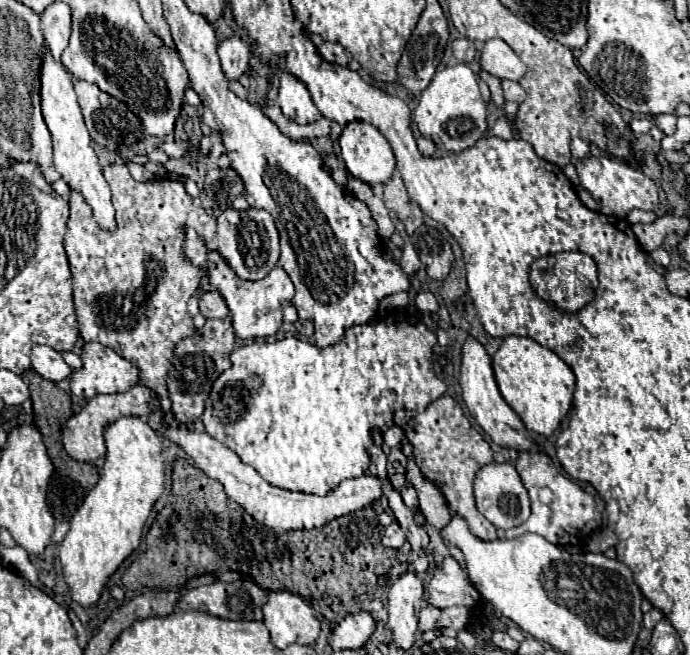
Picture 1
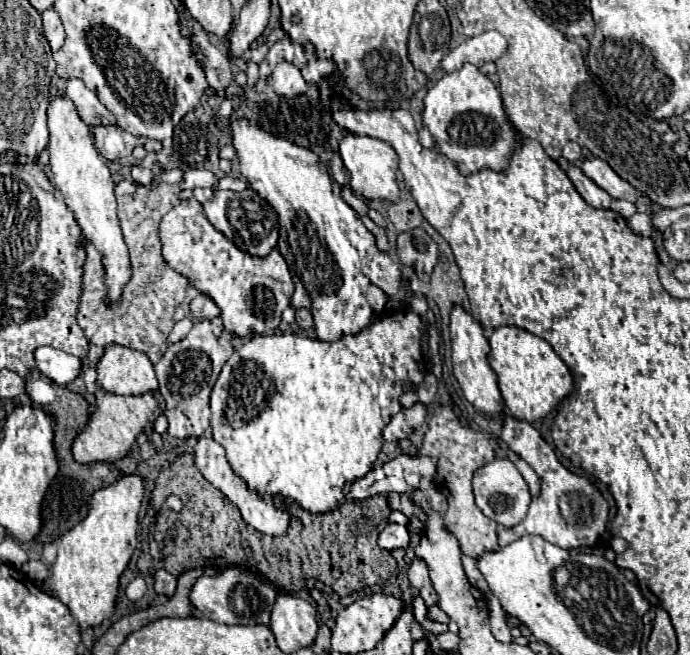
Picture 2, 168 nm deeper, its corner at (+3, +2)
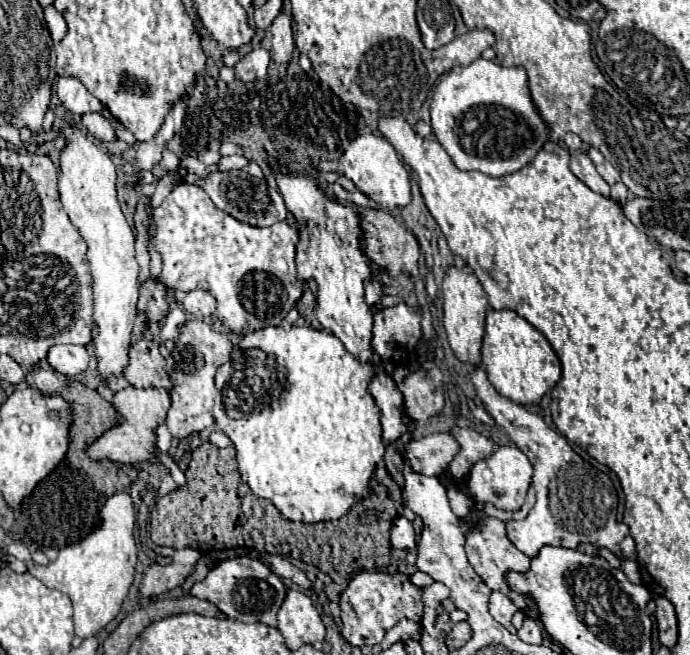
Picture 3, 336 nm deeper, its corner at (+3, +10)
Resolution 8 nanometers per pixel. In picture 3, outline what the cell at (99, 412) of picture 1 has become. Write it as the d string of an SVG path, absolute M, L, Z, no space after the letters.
M133 386L115 392L113 396L113 406L121 414L121 422L107 430L103 436L99 436L89 448L87 456L91 460L103 460L109 458L113 462L121 464L133 464L133 462L157 462L155 458L155 428L165 422L165 414L171 406L169 394L165 388L145 388L137 390Z

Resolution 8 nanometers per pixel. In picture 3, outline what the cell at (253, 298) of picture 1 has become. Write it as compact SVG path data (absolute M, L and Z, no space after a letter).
M179 182L171 194L163 200L163 204L159 208L153 210L153 222L155 222L155 248L159 250L161 258L163 258L163 272L161 272L161 278L163 282L173 288L173 290L183 290L183 292L189 292L189 290L195 290L195 288L201 288L201 290L207 290L215 296L217 300L217 318L233 332L237 334L247 334L247 332L253 332L253 330L259 330L259 328L265 328L265 326L279 326L281 320L287 316L287 312L295 306L295 302L301 298L303 294L303 284L295 278L295 242L297 242L297 232L287 224L287 222L277 222L269 228L253 228L253 226L247 226L239 220L235 220L233 216L221 212L213 202L211 198L199 188L199 186L193 186L193 184L187 184L187 182Z

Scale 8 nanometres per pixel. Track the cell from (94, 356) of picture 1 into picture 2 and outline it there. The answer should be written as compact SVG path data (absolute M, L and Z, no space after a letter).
M117 344L107 346L105 356L99 360L97 374L99 384L107 392L121 396L139 396L159 388L147 354Z

